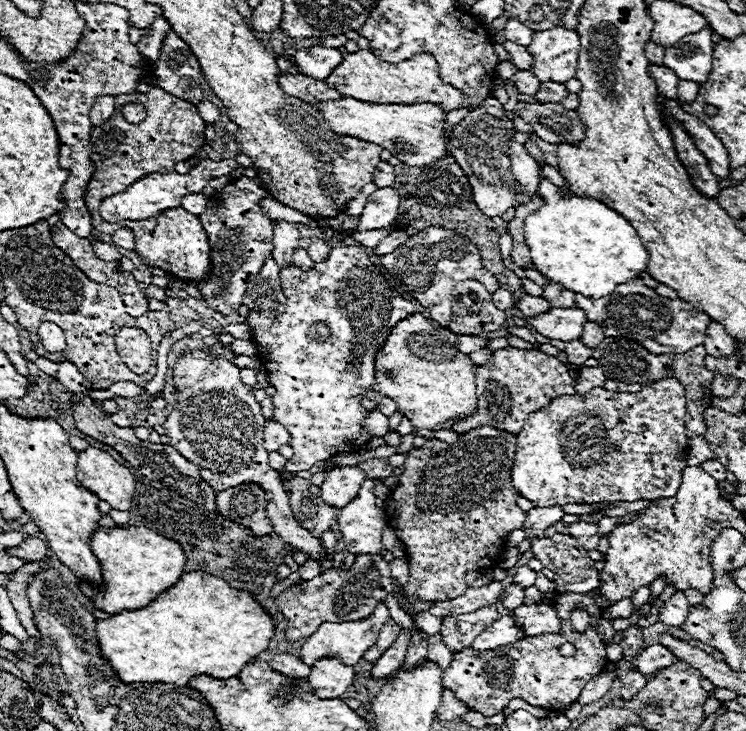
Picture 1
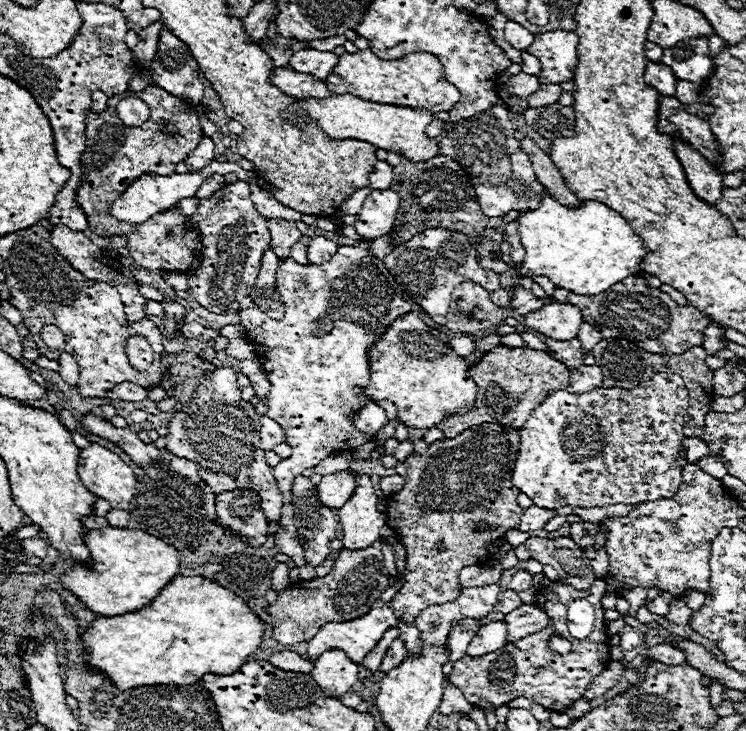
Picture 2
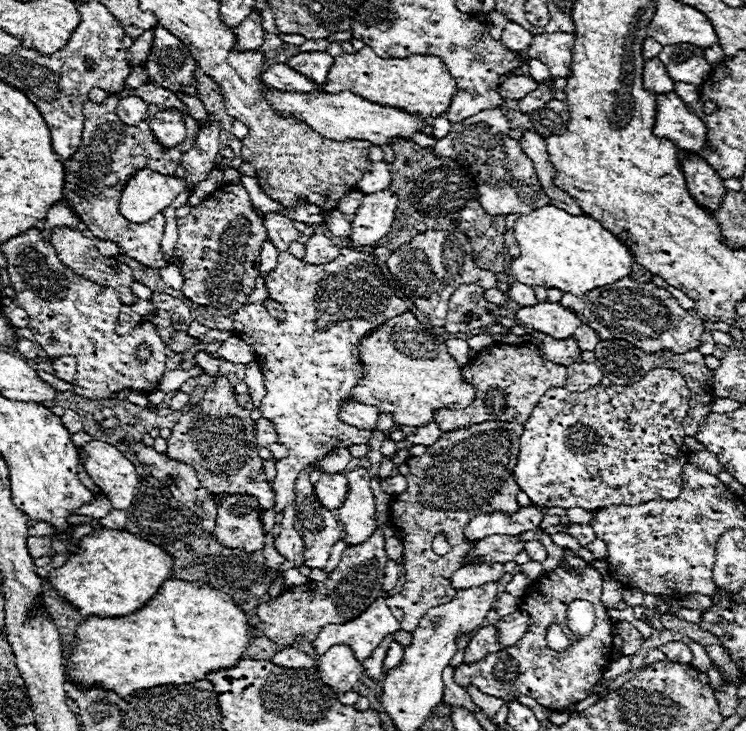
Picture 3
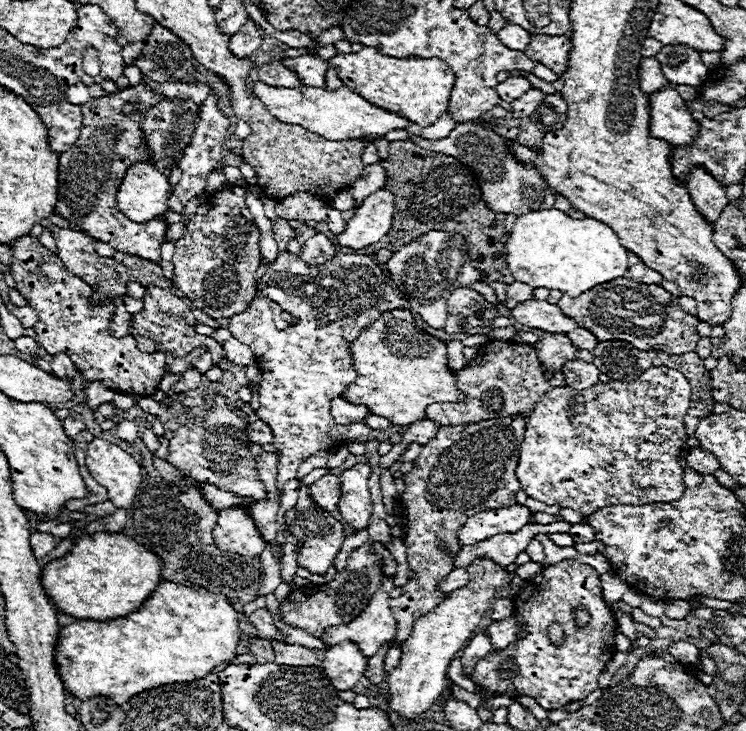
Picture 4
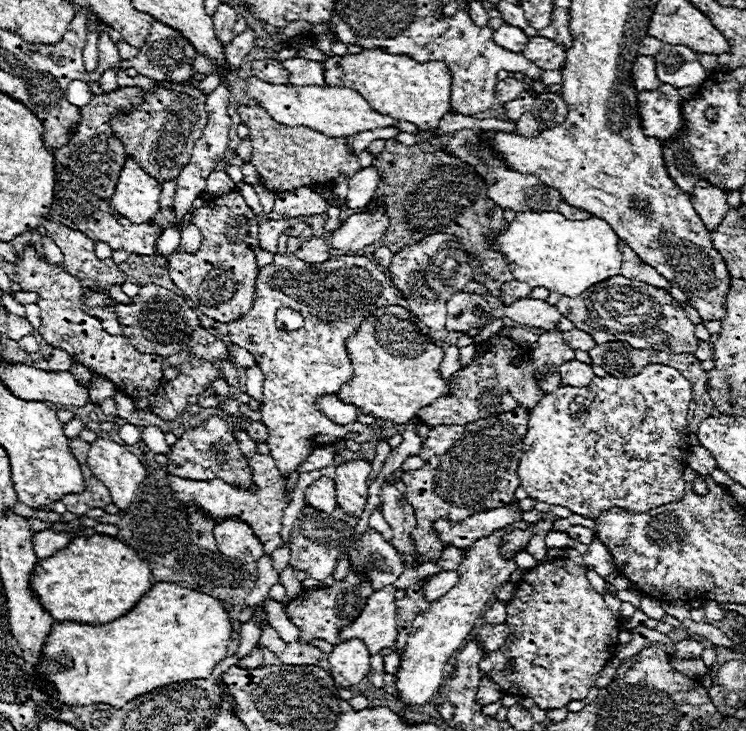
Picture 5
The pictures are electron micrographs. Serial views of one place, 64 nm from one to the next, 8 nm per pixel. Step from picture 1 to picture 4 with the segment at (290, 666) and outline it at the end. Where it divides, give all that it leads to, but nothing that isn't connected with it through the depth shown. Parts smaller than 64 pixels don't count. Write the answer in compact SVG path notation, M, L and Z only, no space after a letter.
M270 640L270 646L276 654L274 662L280 666L314 666L318 662L318 654L312 648L274 642L274 640Z

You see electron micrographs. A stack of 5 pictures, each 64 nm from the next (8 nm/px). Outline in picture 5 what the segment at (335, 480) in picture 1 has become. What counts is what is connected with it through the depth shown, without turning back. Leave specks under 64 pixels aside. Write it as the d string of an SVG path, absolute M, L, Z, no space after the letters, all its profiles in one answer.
M322 476L318 478L316 482L312 482L306 492L304 492L304 500L308 506L320 510L320 512L326 512L326 514L332 514L334 508L338 506L336 504L336 488L334 488L334 480Z

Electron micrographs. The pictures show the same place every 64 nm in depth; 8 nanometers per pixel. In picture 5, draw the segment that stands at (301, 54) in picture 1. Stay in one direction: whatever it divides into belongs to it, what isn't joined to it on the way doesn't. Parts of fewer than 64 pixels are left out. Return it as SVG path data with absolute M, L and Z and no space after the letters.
M288 58L282 62L286 66L292 86L324 86L324 64L306 58Z

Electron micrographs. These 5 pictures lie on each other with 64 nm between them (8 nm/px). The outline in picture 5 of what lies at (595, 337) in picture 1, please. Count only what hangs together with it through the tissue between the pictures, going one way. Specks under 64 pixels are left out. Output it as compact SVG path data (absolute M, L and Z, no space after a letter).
M572 328L572 330L564 332L564 342L574 350L590 350L590 346L596 346L594 338L590 338L590 334L586 334L578 328Z

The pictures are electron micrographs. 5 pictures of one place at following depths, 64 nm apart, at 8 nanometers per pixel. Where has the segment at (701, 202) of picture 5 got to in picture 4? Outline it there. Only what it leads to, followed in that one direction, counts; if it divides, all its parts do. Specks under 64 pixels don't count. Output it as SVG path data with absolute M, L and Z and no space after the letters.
M694 170L694 174L690 174L690 182L686 184L686 188L694 200L696 210L704 216L704 220L714 224L728 204L724 186L710 178L706 170Z

